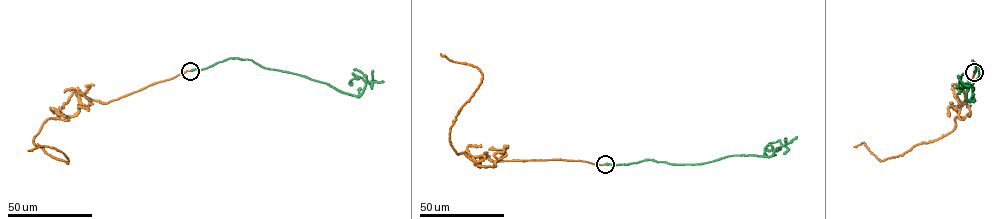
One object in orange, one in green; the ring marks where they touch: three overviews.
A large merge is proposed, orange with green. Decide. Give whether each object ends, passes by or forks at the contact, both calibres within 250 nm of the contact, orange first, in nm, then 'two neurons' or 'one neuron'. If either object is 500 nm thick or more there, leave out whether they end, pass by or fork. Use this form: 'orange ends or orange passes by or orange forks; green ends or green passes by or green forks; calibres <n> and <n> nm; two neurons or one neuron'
orange ends; green ends; calibres 190 and 420 nm; one neuron

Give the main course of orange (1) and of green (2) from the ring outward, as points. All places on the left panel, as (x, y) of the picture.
1: (190, 71), (107, 102), (80, 96), (74, 115), (49, 118), (34, 143), (67, 163), (52, 147), (28, 150)
2: (190, 71), (239, 58), (358, 96), (365, 81), (354, 78), (352, 85)

